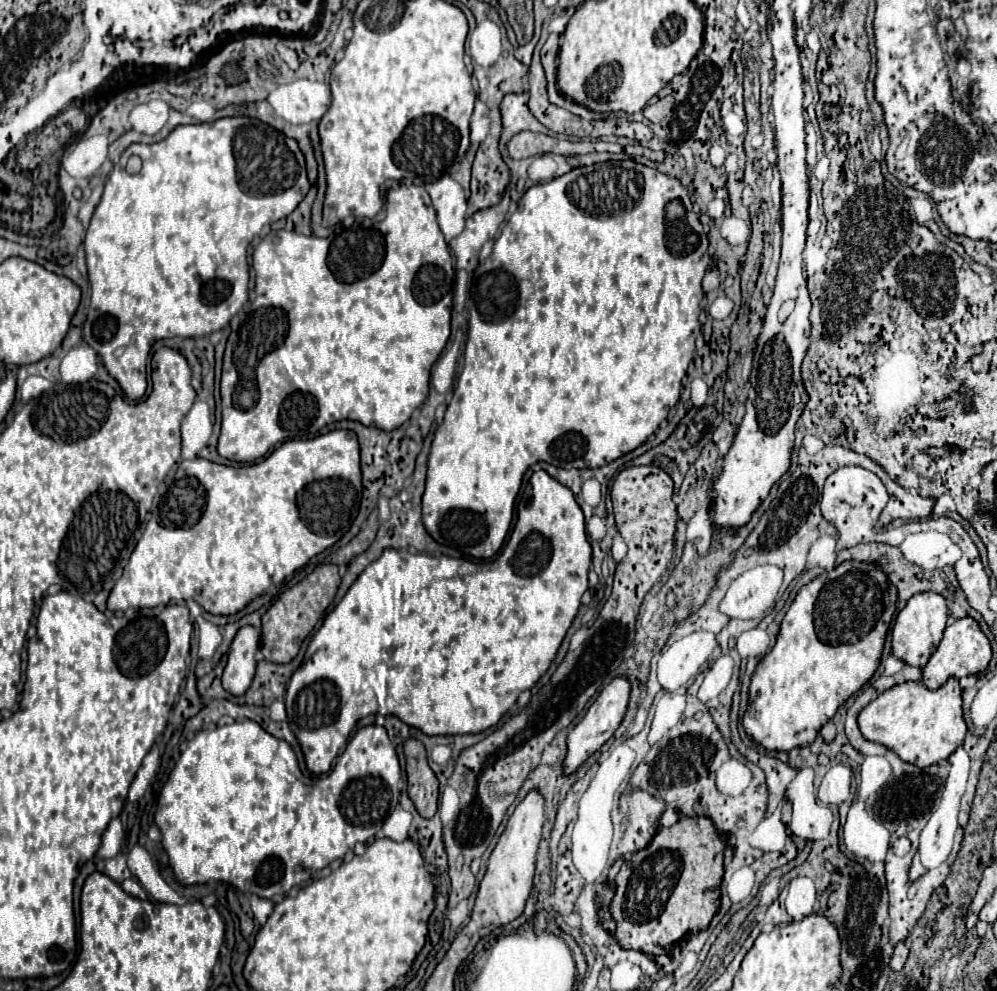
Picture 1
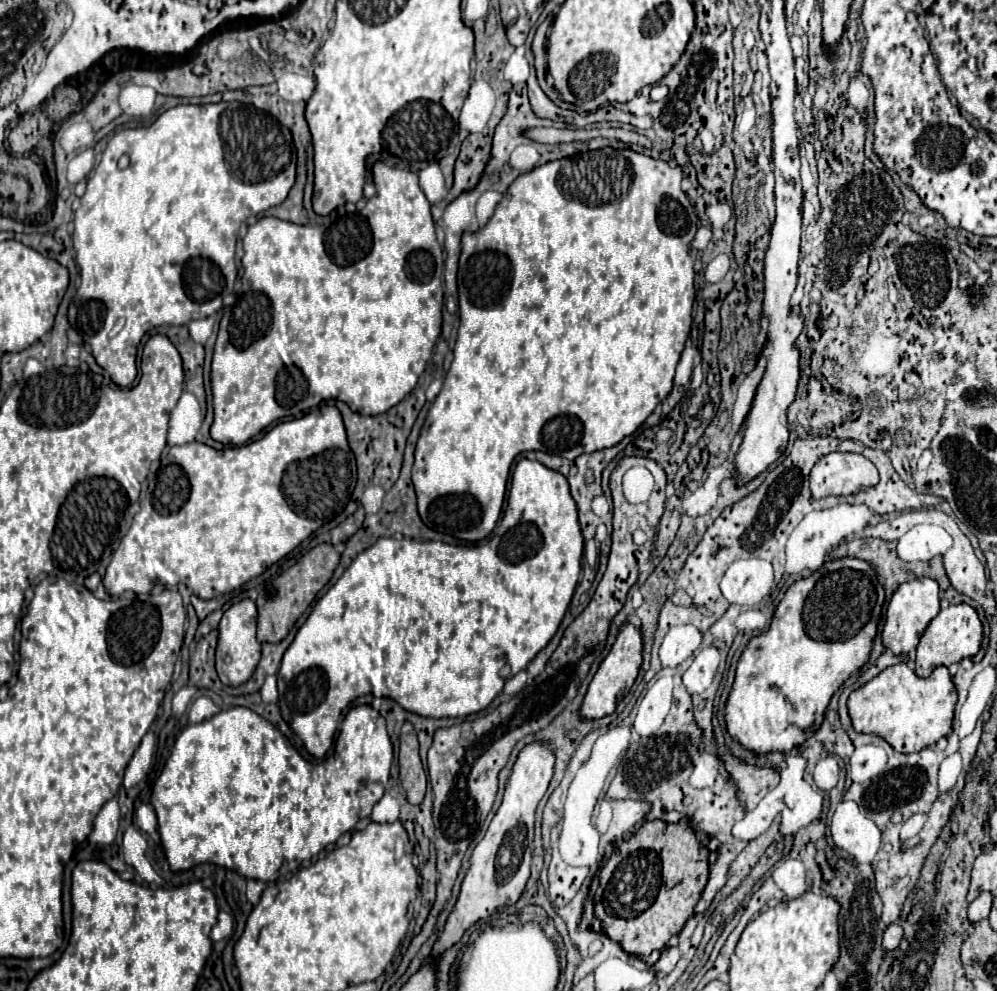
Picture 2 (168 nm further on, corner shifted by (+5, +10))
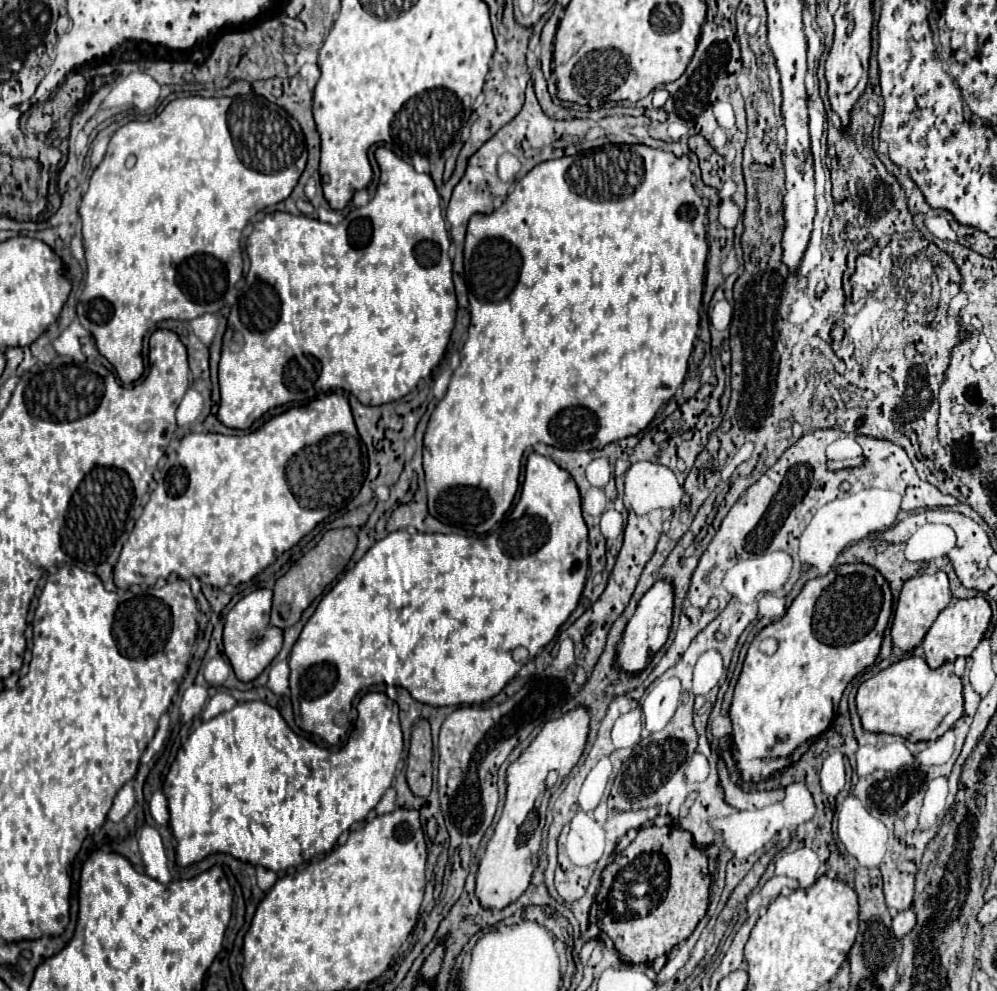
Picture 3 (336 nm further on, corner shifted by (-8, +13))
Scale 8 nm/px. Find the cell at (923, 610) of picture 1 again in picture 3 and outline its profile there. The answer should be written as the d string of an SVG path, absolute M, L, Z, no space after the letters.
M943 570L935 574L919 574L915 578L909 578L909 582L903 584L899 602L895 606L895 614L891 620L891 638L893 644L899 646L903 652L911 652L927 634L939 612L949 604L951 600L951 590L949 590L949 580Z

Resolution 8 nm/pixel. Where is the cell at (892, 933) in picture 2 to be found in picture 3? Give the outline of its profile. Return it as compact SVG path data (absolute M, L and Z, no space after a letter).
M903 910L903 912L897 912L897 916L893 918L891 930L897 938L903 938L913 926L915 926L915 914L911 910Z

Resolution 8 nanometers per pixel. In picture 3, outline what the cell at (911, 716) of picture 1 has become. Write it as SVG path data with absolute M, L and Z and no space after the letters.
M903 658L865 680L857 690L857 712L867 732L897 734L911 742L941 738L963 716L963 684L953 672L953 662L931 670L923 658Z

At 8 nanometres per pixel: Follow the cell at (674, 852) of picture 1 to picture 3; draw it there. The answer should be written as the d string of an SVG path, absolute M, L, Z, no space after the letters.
M649 826L649 828L641 828L637 832L637 838L623 852L617 852L613 862L607 864L603 868L603 872L601 872L601 886L599 886L599 894L597 894L597 924L613 940L615 950L617 950L617 954L619 954L619 958L623 962L631 962L631 964L653 962L657 956L667 954L673 946L677 946L679 942L687 940L687 936L695 930L695 926L705 916L707 906L709 906L709 886L711 886L711 876L709 876L709 870L707 870L707 854L693 846L693 836L689 832L685 832L685 830L677 828L677 826L663 826L663 828Z

